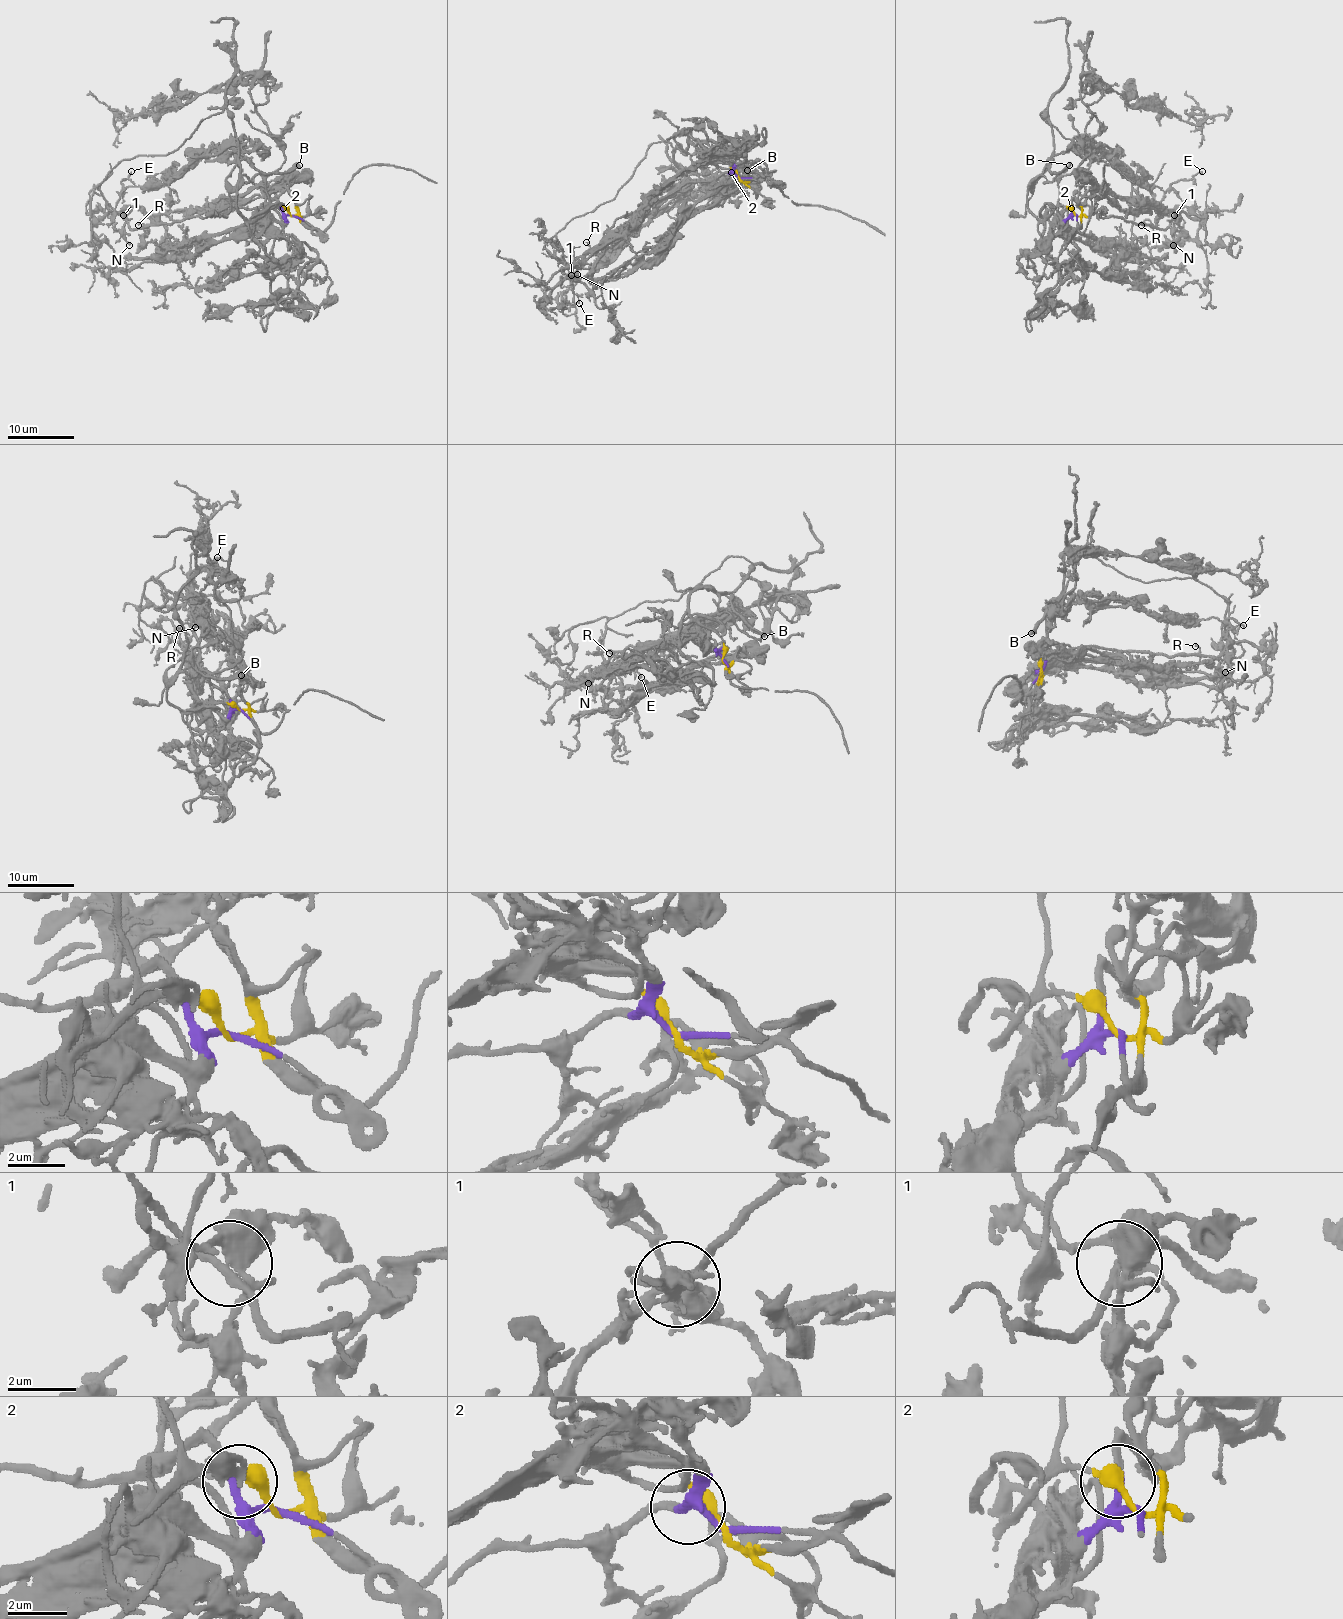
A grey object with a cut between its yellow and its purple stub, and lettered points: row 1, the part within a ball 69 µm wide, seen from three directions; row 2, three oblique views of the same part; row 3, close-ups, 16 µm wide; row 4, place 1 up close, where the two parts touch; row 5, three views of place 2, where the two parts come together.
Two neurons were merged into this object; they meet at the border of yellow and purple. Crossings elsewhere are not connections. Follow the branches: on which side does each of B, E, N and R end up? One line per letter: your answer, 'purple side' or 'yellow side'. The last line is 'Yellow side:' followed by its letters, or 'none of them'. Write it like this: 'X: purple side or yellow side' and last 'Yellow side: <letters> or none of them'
B: yellow side
E: yellow side
N: yellow side
R: purple side
Yellow side: B, E, N

